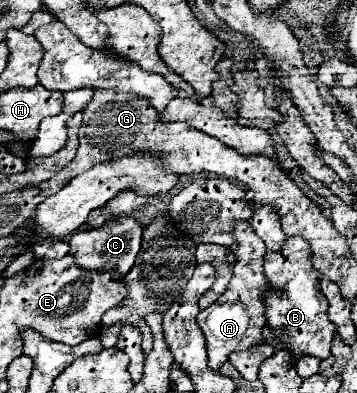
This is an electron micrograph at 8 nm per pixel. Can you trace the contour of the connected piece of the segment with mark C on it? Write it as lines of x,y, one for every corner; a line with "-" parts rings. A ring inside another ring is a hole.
133,216
115,218
115,220
109,220
101,228
75,232
69,242
71,254
87,270
115,270
115,276
125,276
131,270
135,256
141,248
141,234
143,234
143,228
-
91,252
95,252
95,254
91,254

